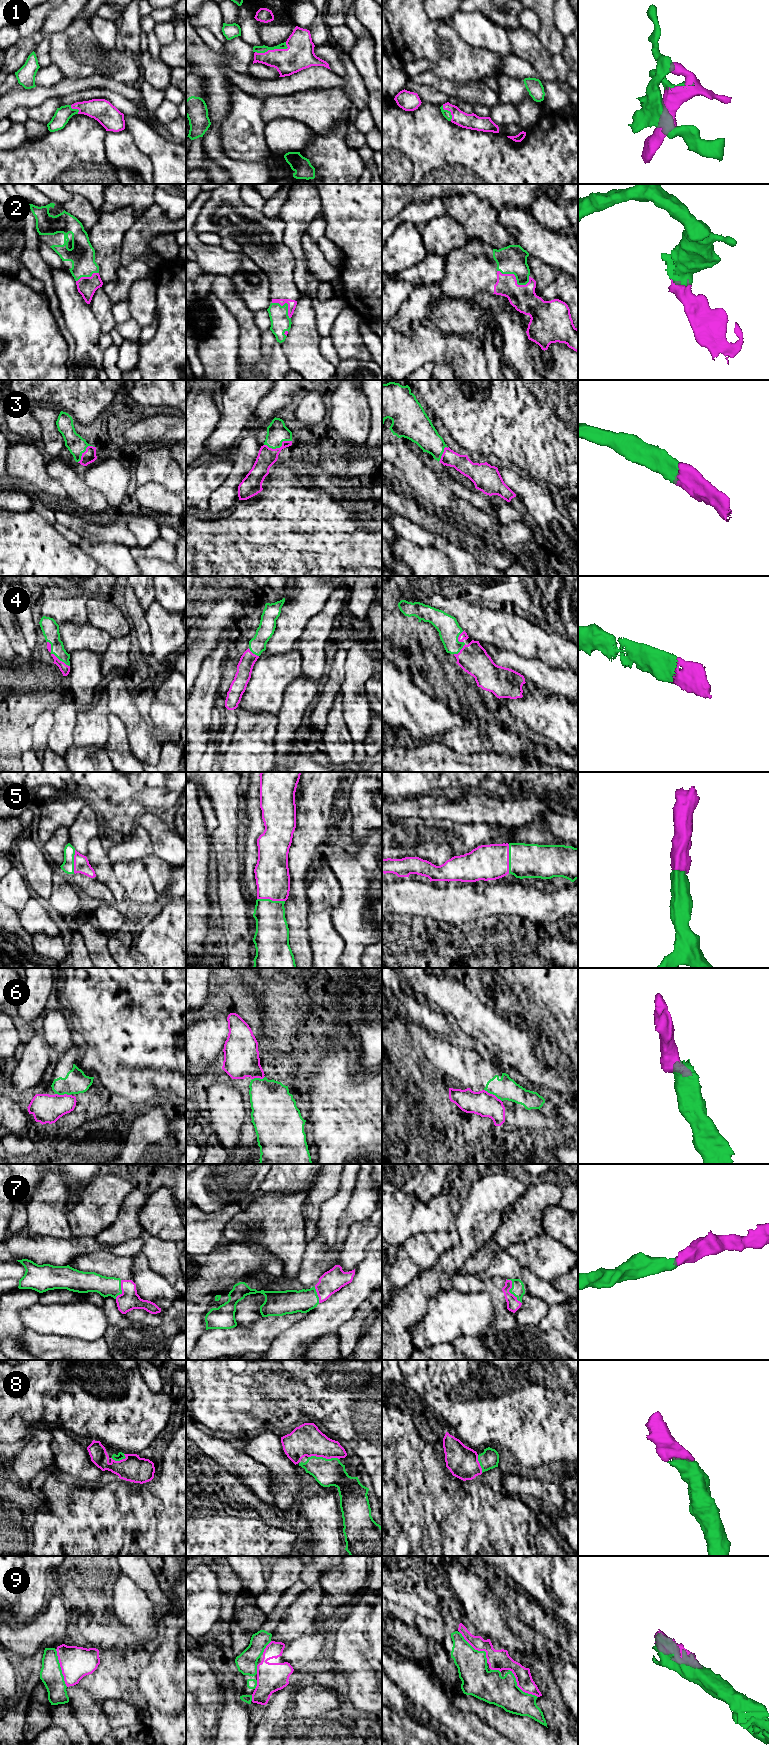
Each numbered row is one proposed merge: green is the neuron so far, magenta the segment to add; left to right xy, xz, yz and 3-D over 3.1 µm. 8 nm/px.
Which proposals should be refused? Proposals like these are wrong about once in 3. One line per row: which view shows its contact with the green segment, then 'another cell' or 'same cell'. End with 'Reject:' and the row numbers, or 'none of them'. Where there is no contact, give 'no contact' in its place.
1: xz | same cell
2: yz | same cell
3: xz | same cell
4: xy | same cell
5: yz | same cell
6: yz | another cell
7: yz | same cell
8: xz | same cell
9: yz | another cell
Reject: 6, 9

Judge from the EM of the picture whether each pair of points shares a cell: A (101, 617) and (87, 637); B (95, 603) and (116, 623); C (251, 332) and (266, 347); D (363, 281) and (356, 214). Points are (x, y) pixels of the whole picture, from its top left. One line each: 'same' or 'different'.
A: different
B: same
C: different
D: same

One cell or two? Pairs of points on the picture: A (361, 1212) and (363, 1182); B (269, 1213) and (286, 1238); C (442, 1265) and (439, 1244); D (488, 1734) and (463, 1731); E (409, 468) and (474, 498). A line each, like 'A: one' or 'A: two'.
A: one
B: one
C: two
D: one
E: two

